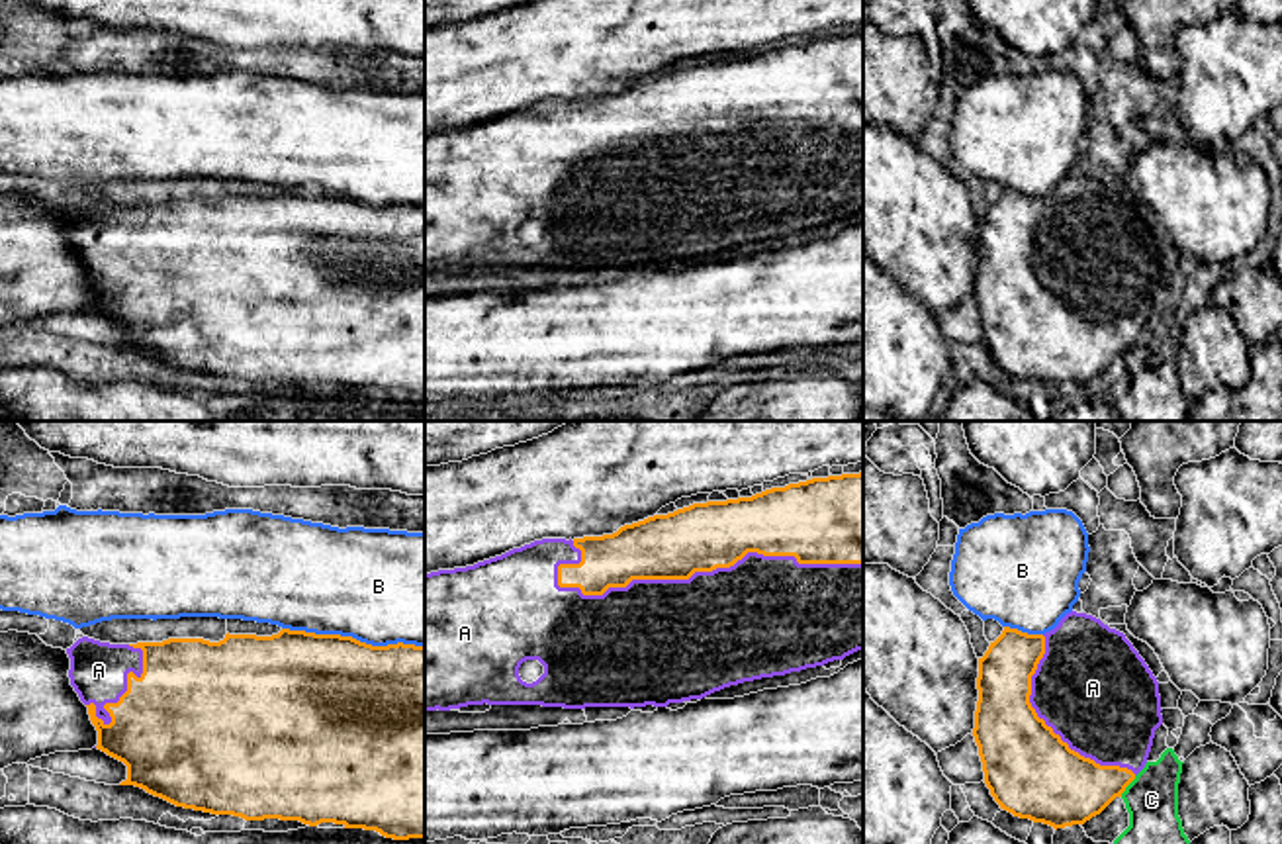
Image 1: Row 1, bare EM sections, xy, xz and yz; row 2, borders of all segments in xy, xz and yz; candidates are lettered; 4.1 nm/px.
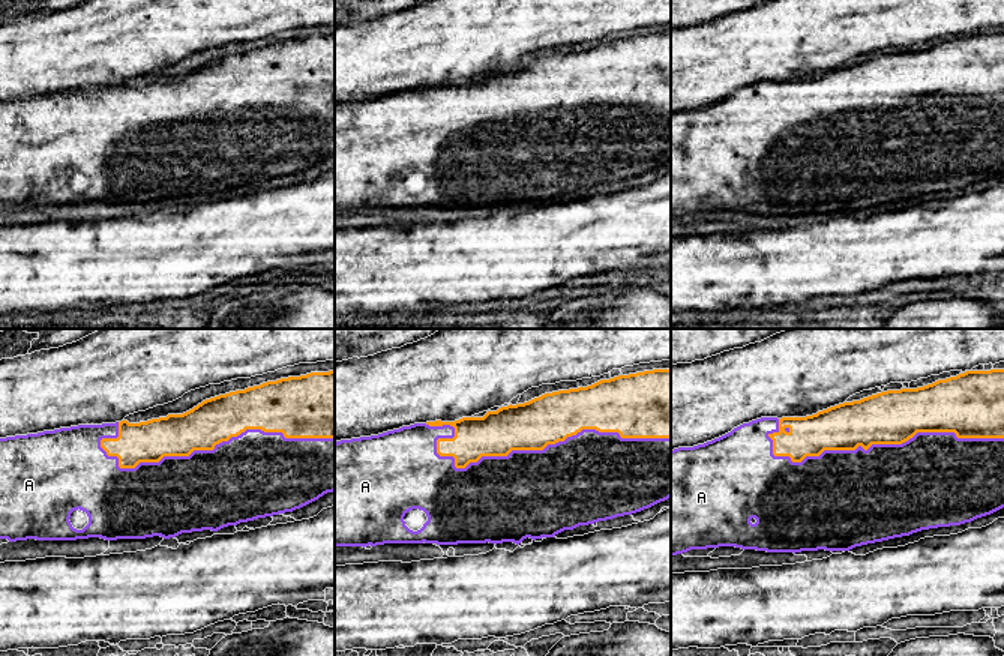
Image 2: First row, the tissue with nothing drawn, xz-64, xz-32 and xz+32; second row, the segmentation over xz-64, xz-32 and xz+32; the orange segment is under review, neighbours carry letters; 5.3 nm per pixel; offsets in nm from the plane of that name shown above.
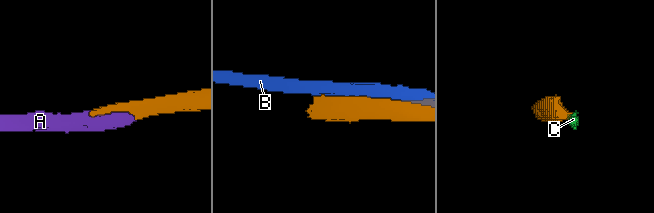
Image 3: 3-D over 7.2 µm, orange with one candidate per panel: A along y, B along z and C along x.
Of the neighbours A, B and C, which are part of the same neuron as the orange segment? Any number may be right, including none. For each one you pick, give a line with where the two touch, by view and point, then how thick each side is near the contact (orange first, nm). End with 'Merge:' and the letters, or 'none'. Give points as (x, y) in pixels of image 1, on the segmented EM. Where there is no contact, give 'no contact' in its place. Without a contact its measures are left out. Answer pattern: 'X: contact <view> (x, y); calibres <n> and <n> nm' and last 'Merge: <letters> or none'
A: contact xz (709, 570); calibres 280 and 480 nm
Merge: A

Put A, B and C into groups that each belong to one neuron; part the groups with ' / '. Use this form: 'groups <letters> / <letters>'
groups A / B / C

